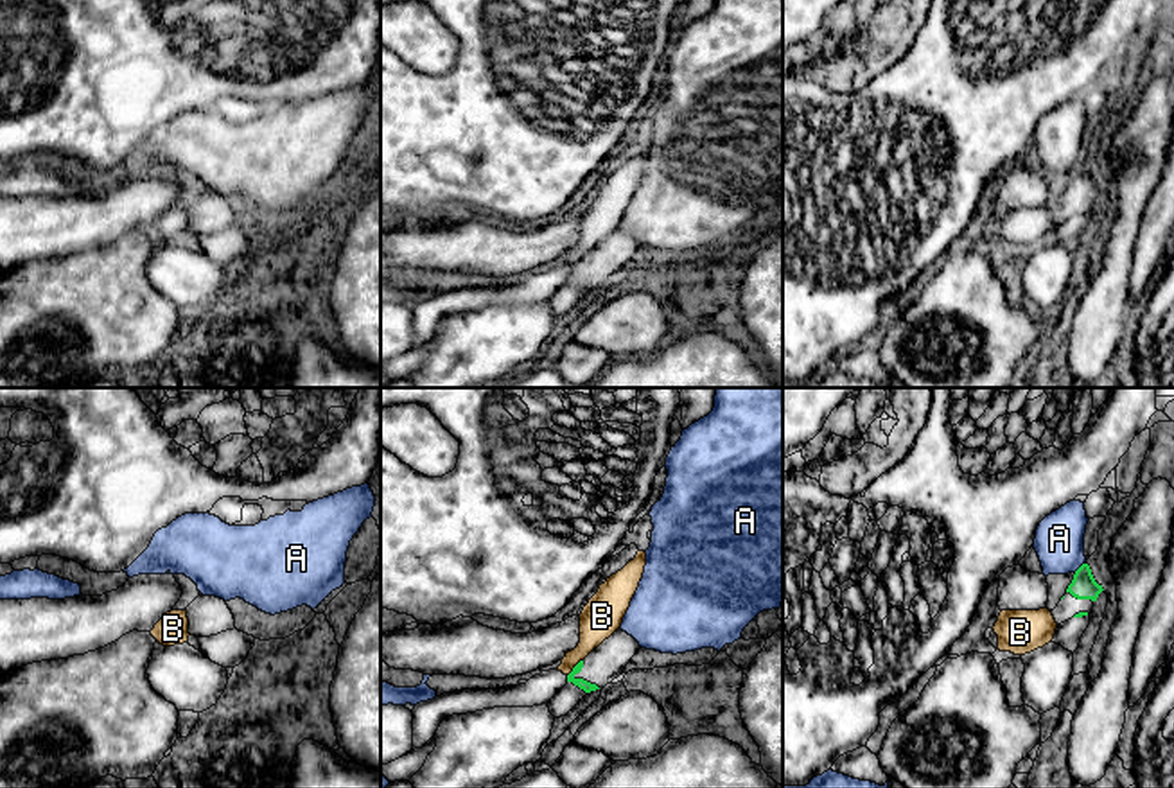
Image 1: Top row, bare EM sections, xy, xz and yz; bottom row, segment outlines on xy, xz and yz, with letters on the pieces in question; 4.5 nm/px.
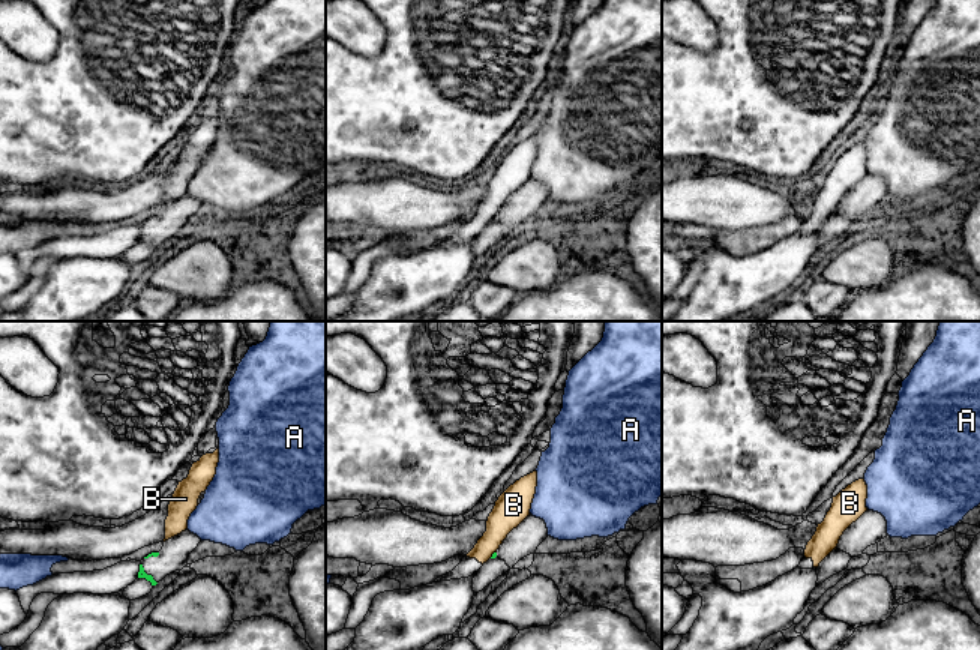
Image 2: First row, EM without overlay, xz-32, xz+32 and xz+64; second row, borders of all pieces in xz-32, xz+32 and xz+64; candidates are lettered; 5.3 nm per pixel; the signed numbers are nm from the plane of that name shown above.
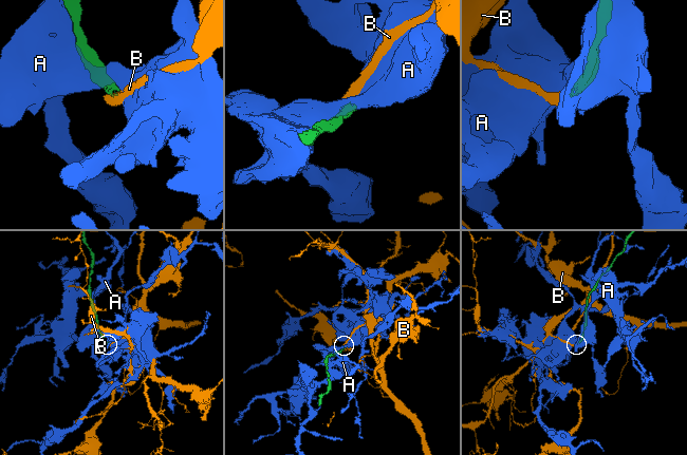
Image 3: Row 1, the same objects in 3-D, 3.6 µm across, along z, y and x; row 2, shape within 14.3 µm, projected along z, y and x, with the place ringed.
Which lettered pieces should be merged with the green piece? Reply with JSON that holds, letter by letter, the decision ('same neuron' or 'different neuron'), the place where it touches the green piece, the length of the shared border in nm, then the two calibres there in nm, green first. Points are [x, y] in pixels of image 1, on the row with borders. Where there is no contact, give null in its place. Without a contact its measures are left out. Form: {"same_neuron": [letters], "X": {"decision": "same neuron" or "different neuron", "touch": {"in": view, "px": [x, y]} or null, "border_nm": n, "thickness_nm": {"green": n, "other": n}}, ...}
{"same_neuron": [], "A": {"decision": "different neuron", "touch": {"in": "yz", "px": [1081, 566]}, "border_nm": 70, "thickness_nm": {"green": 120, "other": 220}}, "B": {"decision": "different neuron", "touch": {"in": "xz", "px": [573, 668]}, "border_nm": 100, "thickness_nm": {"green": 50, "other": 170}}}

